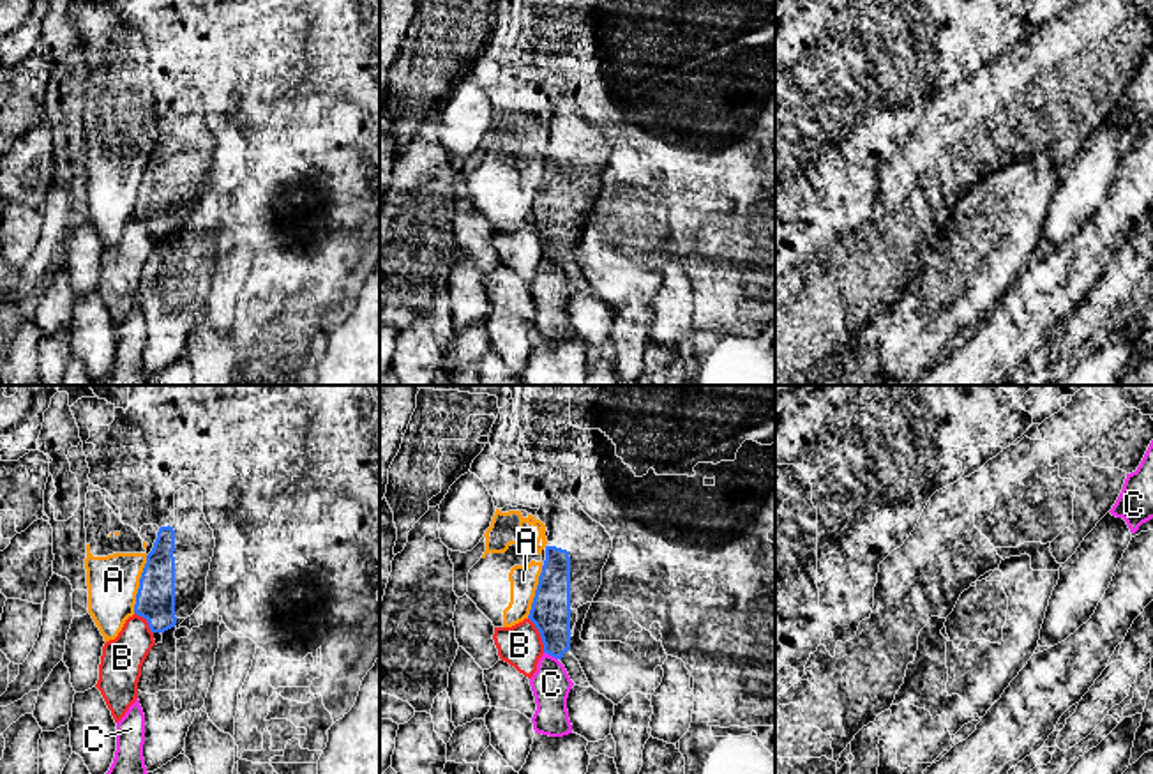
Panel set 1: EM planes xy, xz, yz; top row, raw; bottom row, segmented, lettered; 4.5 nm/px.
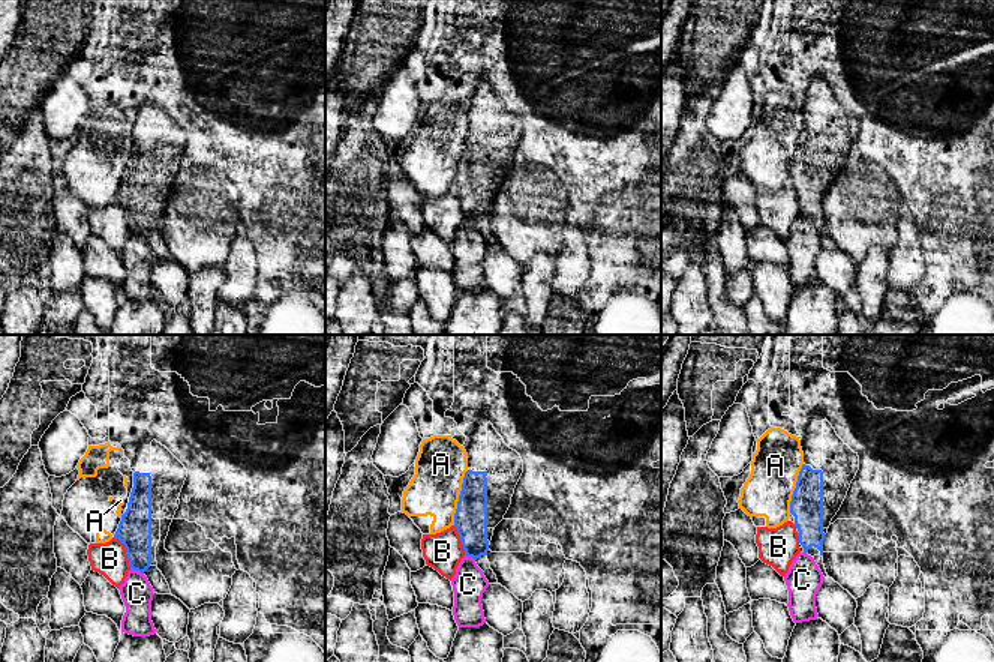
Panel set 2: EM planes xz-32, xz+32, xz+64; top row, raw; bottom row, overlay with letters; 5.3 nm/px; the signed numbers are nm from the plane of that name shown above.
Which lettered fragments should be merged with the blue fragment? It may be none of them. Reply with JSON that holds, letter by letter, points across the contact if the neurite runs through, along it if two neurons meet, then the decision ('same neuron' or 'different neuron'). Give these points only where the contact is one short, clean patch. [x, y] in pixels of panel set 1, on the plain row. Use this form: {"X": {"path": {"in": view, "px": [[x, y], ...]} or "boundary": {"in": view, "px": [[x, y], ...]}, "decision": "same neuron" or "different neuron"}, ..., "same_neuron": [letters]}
{"A": {"boundary": {"in": "xy", "px": [[147, 159], [133, 216]]}, "decision": "different neuron"}, "B": {"decision": "different neuron"}, "C": {"boundary": {"in": "xz", "px": [[544, 255], [557, 264]]}, "decision": "different neuron"}, "same_neuron": []}

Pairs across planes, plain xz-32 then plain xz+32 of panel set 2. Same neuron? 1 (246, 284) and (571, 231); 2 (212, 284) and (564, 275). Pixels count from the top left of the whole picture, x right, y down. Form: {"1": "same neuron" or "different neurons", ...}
{"1": "same neuron", "2": "different neurons"}

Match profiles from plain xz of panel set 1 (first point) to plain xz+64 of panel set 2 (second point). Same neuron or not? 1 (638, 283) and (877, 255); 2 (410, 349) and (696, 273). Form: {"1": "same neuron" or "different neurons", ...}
{"1": "different neurons", "2": "same neuron"}

